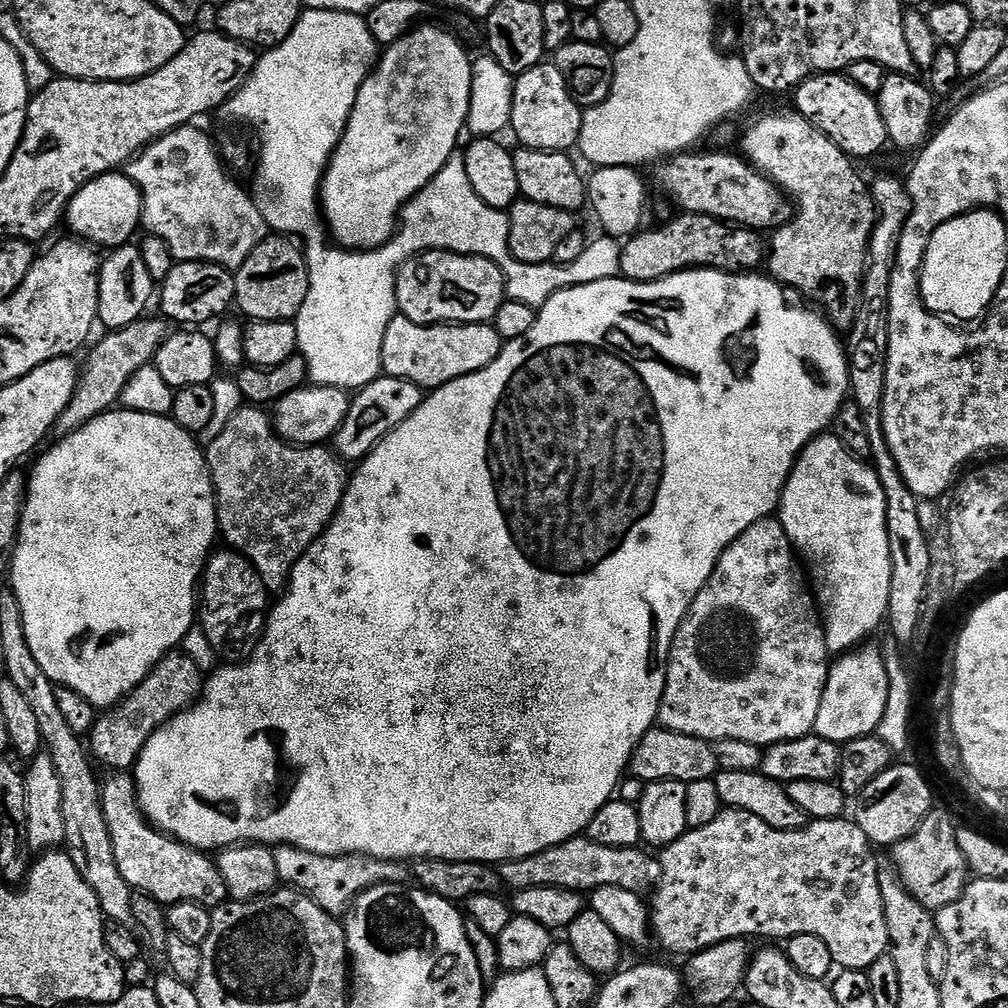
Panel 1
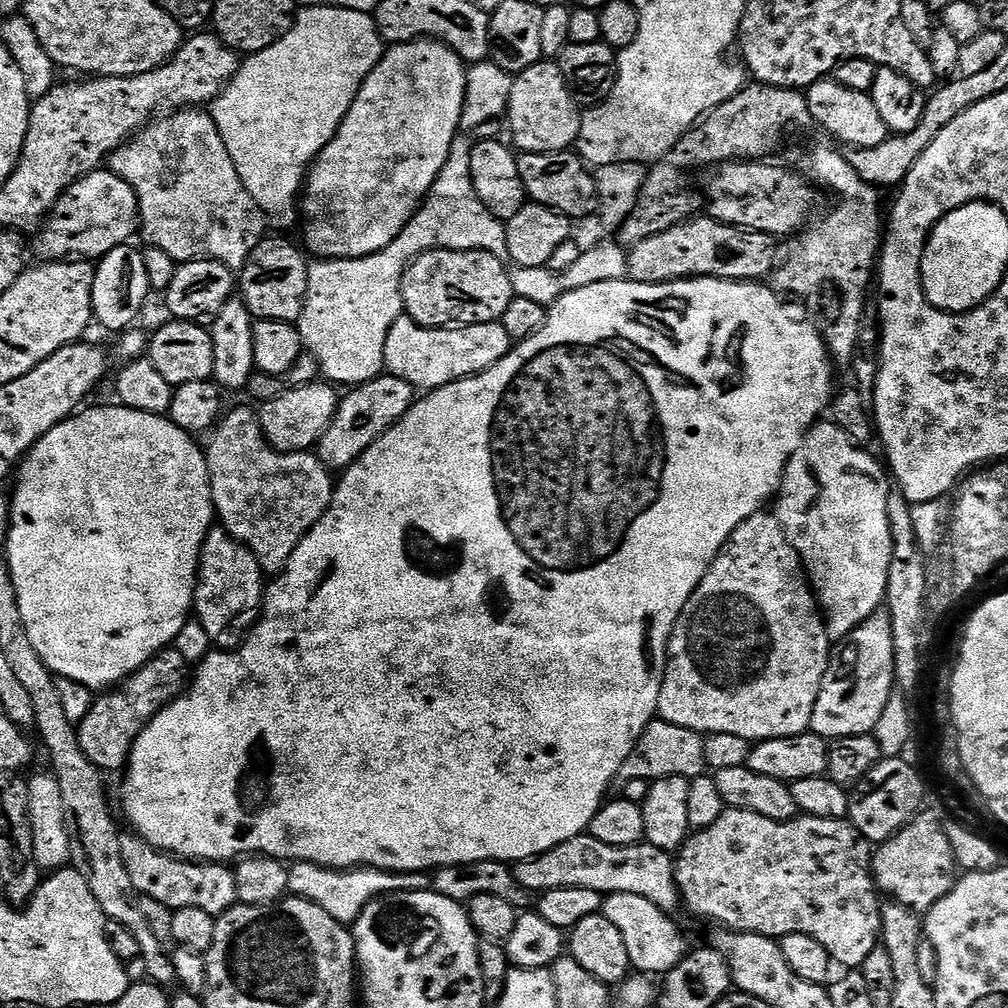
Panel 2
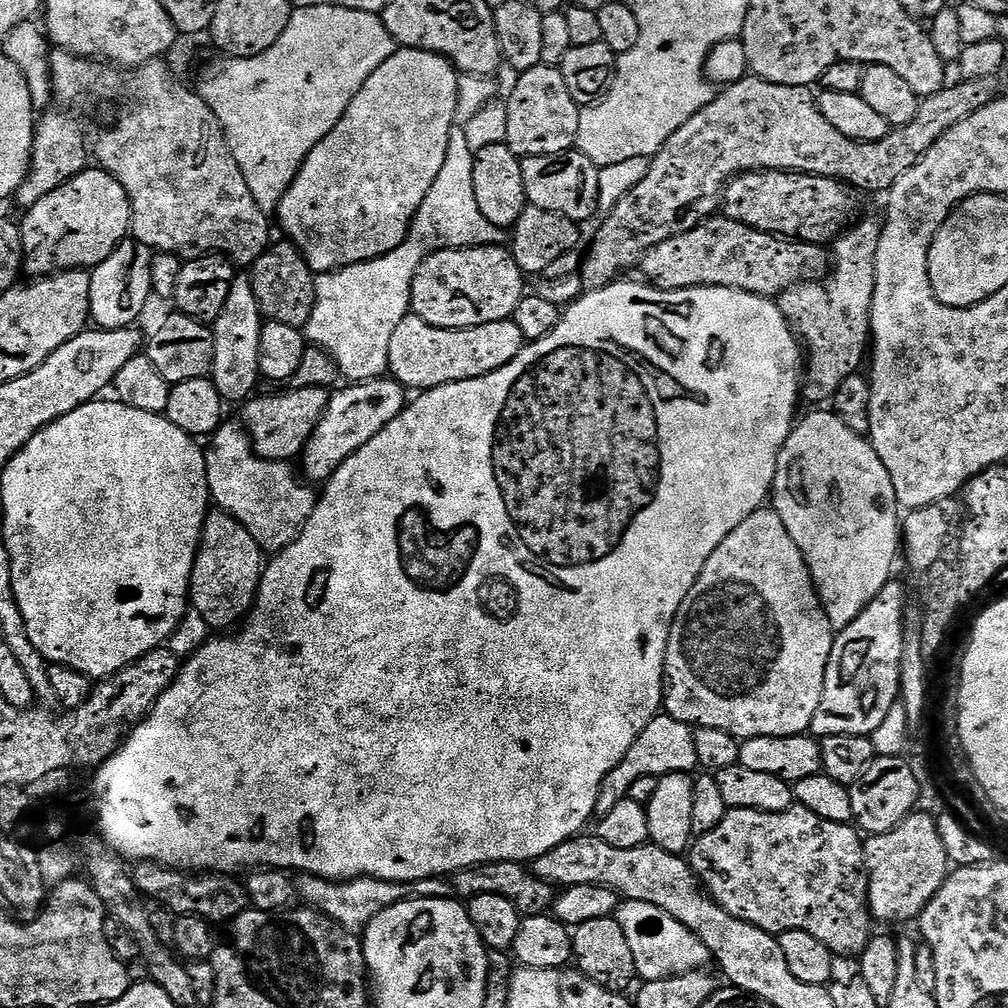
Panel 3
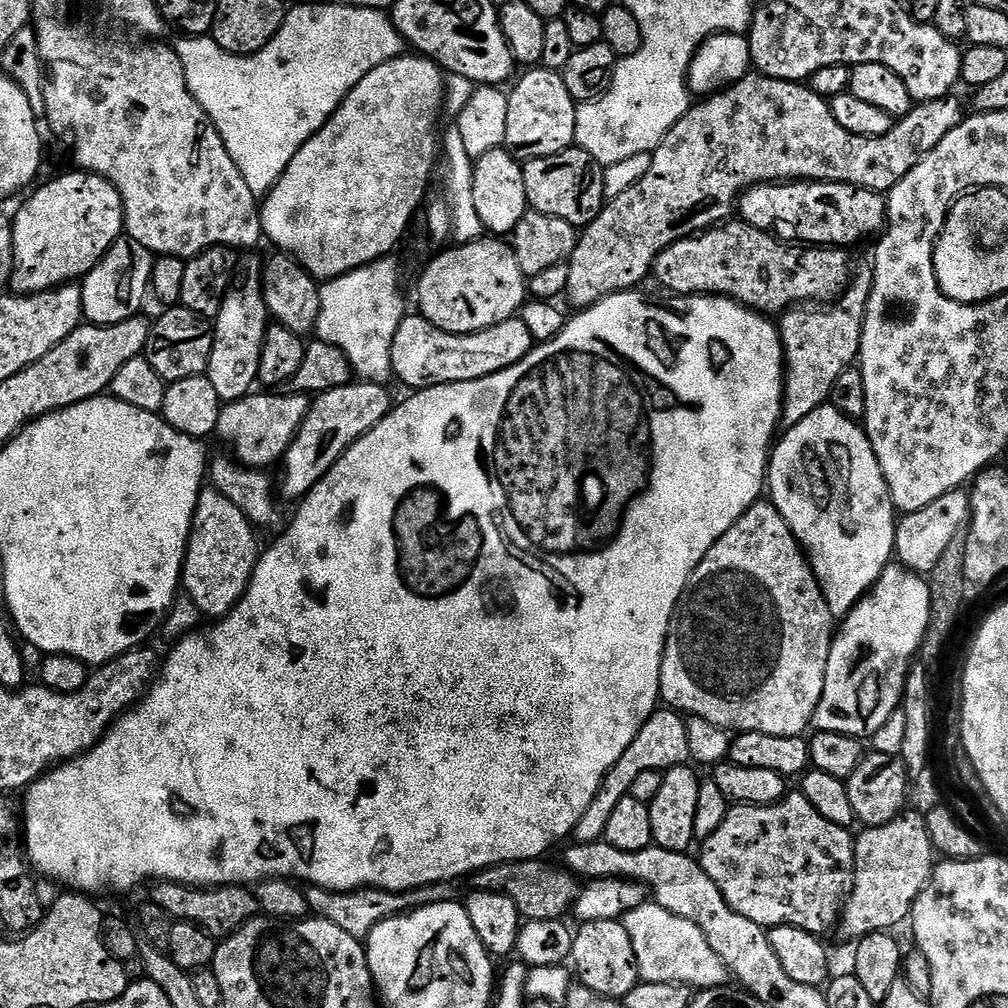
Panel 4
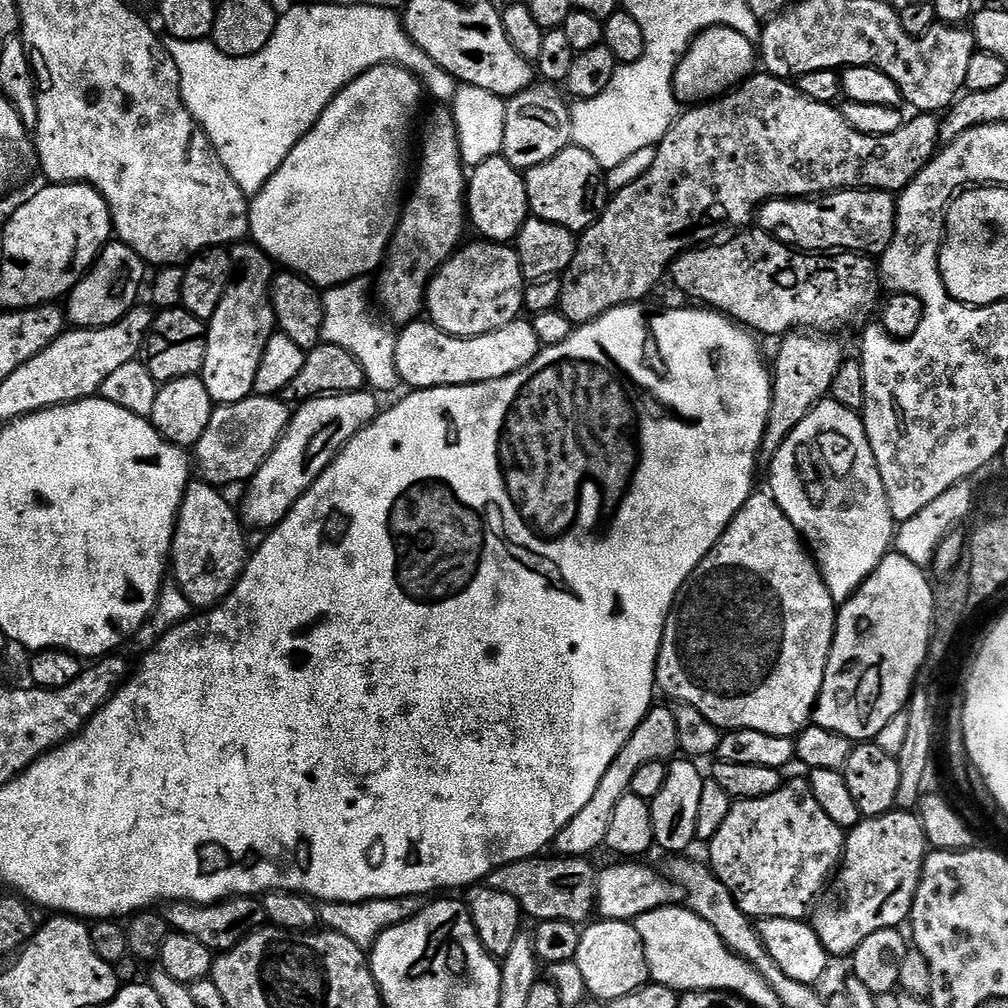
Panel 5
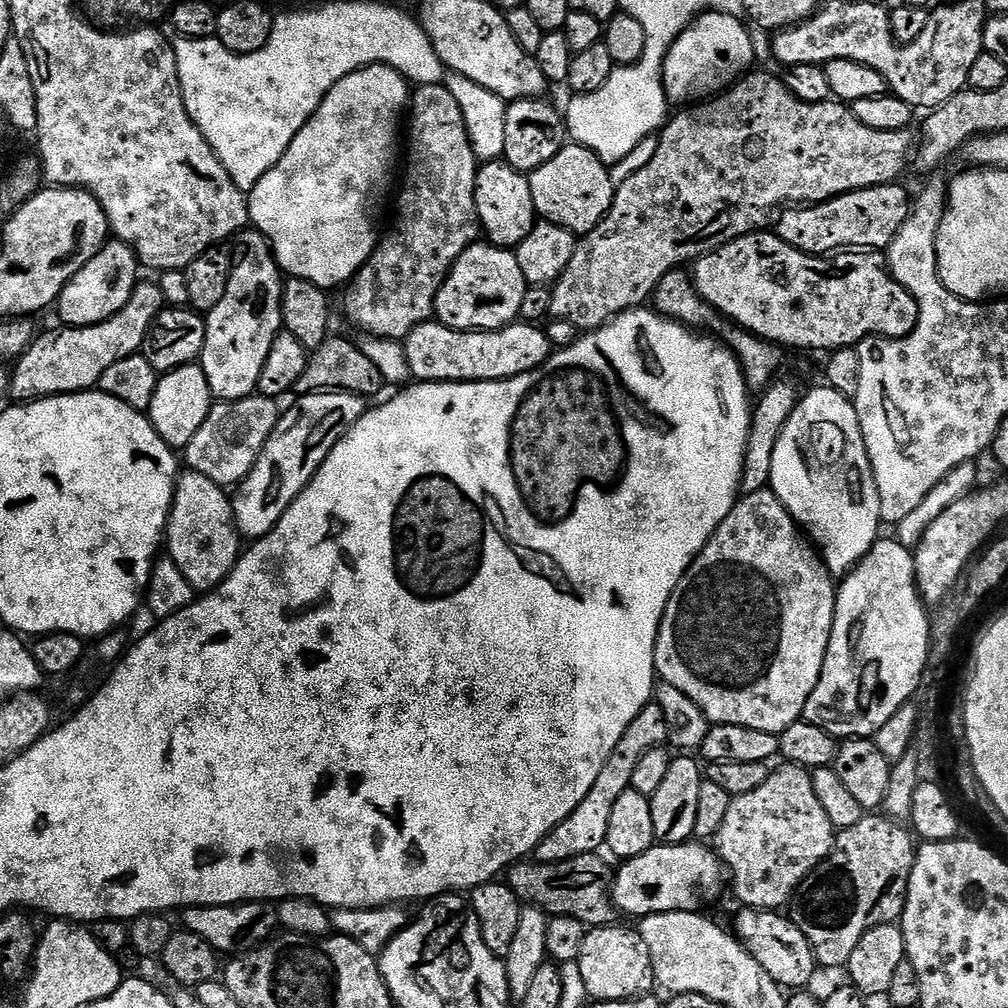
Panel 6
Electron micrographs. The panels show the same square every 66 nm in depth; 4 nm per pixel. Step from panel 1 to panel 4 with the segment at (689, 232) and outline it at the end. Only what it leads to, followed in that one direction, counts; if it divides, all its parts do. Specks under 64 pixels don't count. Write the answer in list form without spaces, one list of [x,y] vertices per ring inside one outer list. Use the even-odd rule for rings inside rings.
[[[725,222],[715,228],[695,236],[687,236],[670,245],[656,259],[654,280],[669,293],[677,296],[695,296],[711,294],[727,296],[737,300],[748,308],[755,308],[761,314],[783,313],[793,306],[804,306],[809,302],[835,301],[850,283],[848,260],[836,250],[828,250],[819,246],[797,246],[792,242],[776,239],[771,232],[763,232],[743,222]]]

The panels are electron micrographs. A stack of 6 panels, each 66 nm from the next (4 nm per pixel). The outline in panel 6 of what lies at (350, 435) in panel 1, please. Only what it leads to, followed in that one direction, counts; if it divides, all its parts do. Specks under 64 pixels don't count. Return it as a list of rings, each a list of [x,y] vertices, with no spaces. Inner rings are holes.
[[[315,392],[309,396],[301,396],[295,402],[297,404],[289,412],[287,409],[281,415],[278,426],[274,430],[274,434],[270,434],[258,462],[254,462],[248,477],[240,481],[235,489],[236,496],[234,492],[231,497],[236,529],[240,531],[241,537],[247,538],[249,541],[260,539],[279,522],[282,514],[286,514],[286,510],[294,502],[294,498],[298,498],[298,494],[302,494],[302,490],[314,478],[314,474],[320,469],[322,462],[326,462],[330,450],[334,450],[337,442],[364,417],[366,411],[365,397],[355,396],[349,392]]]

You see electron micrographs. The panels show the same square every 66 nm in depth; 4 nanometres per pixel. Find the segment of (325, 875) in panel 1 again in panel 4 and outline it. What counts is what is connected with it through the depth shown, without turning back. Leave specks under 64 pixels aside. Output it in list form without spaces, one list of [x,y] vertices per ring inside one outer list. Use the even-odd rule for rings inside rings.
[[[438,882],[418,886],[414,890],[405,892],[391,892],[381,888],[355,888],[352,892],[331,892],[325,888],[309,887],[306,893],[308,910],[313,917],[326,922],[334,922],[334,926],[346,930],[346,934],[350,934],[350,938],[364,942],[374,930],[374,926],[386,922],[391,916],[402,916],[422,906],[455,901],[457,899],[456,888],[455,883]]]

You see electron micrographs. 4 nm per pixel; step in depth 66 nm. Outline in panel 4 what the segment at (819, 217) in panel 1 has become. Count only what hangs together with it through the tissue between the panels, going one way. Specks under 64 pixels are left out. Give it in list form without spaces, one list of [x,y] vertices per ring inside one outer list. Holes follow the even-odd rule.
[[[864,266],[857,276],[855,273],[851,277],[848,287],[835,302],[823,306],[793,306],[779,317],[780,341],[784,343],[784,410],[780,413],[780,423],[785,429],[798,426],[806,414],[825,407],[838,374],[857,363],[871,293],[872,270]]]

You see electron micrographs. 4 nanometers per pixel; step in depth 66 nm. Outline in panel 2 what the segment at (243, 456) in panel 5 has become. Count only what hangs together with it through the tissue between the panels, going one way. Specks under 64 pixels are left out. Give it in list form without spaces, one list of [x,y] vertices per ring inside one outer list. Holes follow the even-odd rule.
[[[317,382],[288,388],[275,396],[273,400],[265,400],[259,405],[258,415],[260,429],[271,448],[279,452],[306,452],[319,445],[322,434],[330,426],[340,404],[341,393],[328,382]]]

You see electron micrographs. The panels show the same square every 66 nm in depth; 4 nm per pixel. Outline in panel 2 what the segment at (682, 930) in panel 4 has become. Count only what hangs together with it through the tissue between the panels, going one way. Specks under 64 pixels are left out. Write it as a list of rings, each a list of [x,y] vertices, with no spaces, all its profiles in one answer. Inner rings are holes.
[[[608,894],[602,900],[602,914],[618,926],[622,939],[626,941],[626,951],[630,954],[633,969],[640,974],[663,974],[684,961],[690,945],[684,941],[673,917],[663,912],[654,902],[646,902],[638,894]]]

